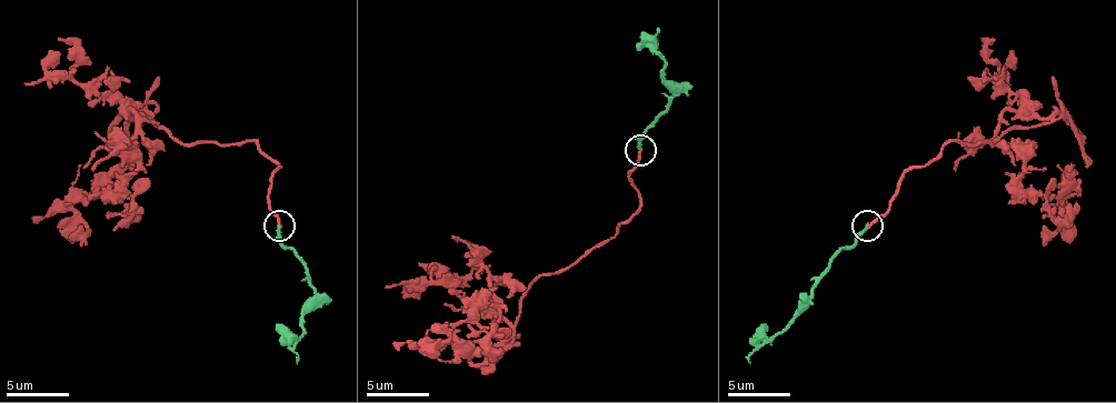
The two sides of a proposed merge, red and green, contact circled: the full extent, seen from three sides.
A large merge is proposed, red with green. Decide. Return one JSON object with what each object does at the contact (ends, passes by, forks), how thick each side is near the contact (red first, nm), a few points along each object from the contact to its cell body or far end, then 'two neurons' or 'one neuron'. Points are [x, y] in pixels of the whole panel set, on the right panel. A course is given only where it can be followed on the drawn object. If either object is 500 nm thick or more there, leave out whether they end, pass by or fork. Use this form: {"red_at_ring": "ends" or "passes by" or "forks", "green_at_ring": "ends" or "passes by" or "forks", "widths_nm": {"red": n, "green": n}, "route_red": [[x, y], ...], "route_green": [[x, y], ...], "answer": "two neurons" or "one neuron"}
{"red_at_ring": "ends", "green_at_ring": "ends", "widths_nm": {"red": 200, "green": 200}, "route_red": [[866, 227], [907, 170], [948, 142], [992, 144], [1005, 120], [1020, 182], [1060, 204], [1048, 239]], "route_green": [[866, 227], [829, 264], [804, 308], [747, 358], [750, 364]], "answer": "two neurons"}

